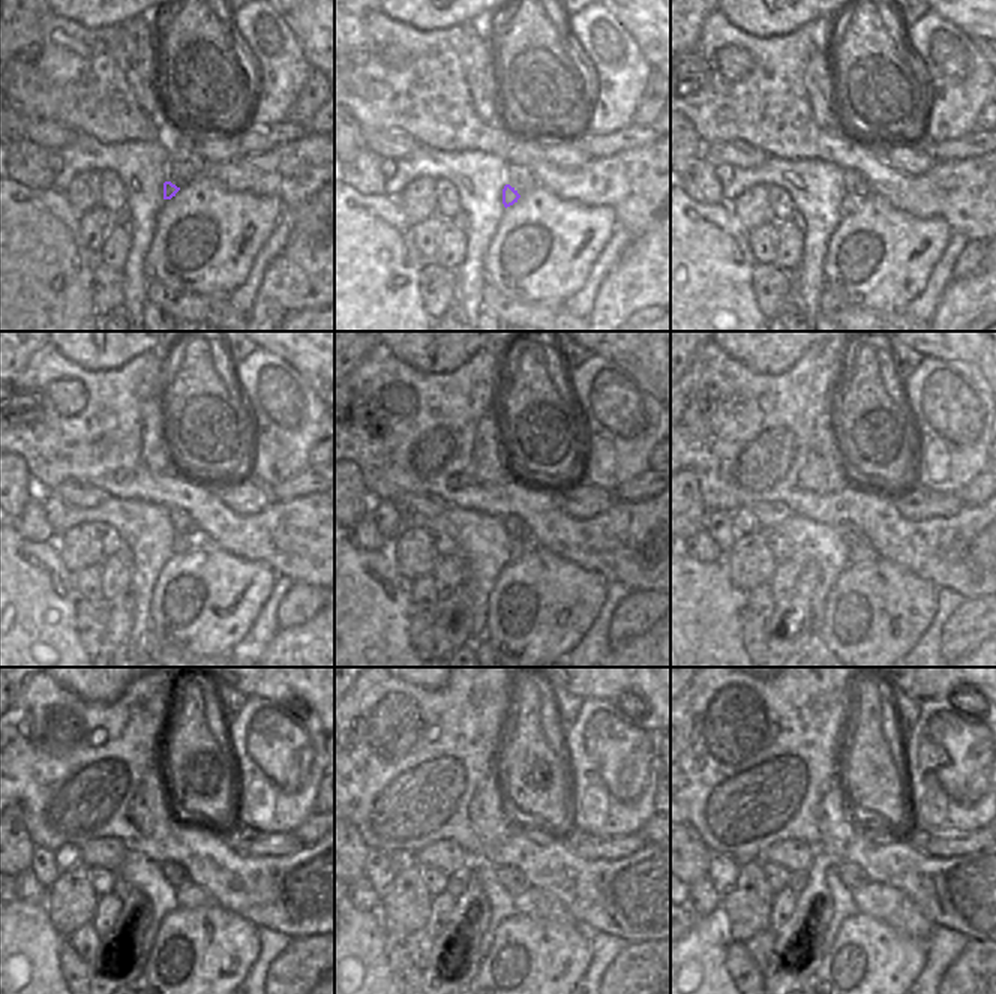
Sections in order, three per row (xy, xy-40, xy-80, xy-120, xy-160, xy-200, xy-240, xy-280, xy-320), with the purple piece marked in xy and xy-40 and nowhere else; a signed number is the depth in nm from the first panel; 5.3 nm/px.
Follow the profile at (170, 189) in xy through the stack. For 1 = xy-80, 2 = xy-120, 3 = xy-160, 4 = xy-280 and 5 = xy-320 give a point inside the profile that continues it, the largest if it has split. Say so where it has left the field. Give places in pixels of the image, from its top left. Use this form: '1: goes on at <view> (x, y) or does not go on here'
1: goes on at xy-80 (849, 203)
2: goes on at xy-120 (180, 543)
3: goes on at xy-160 (519, 549)
4: goes on at xy-280 (536, 901)
5: goes on at xy-320 (887, 904)

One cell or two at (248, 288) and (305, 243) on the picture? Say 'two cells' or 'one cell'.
two cells

